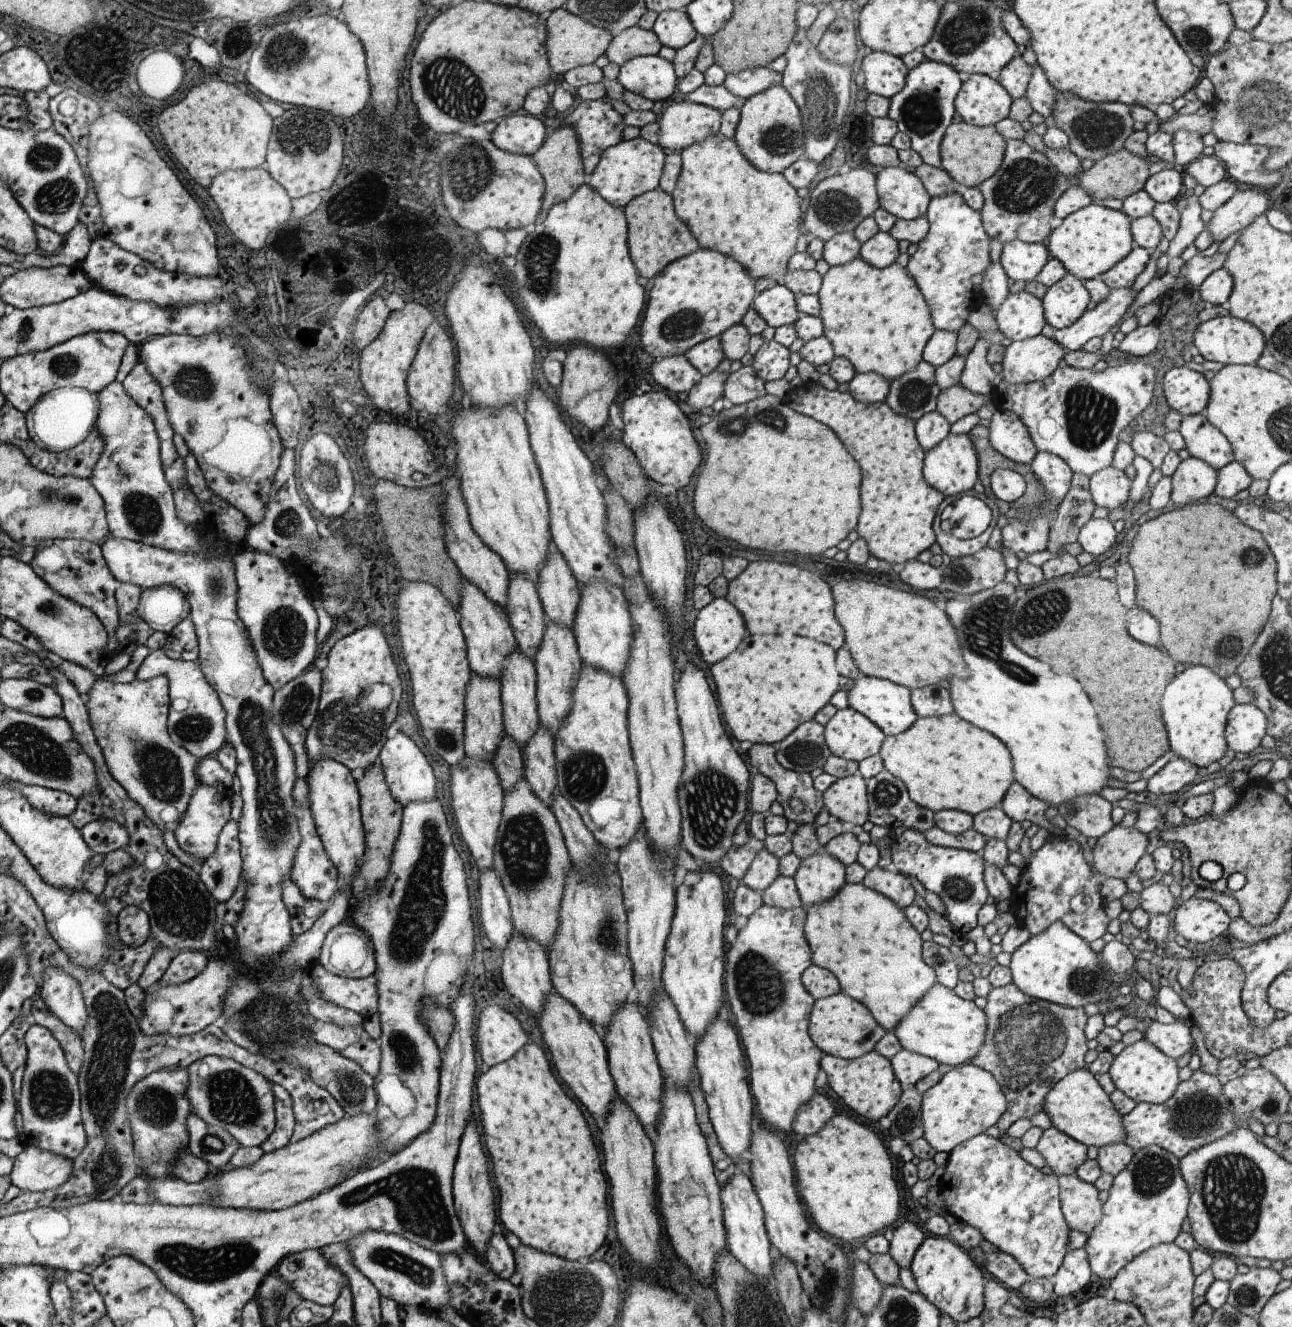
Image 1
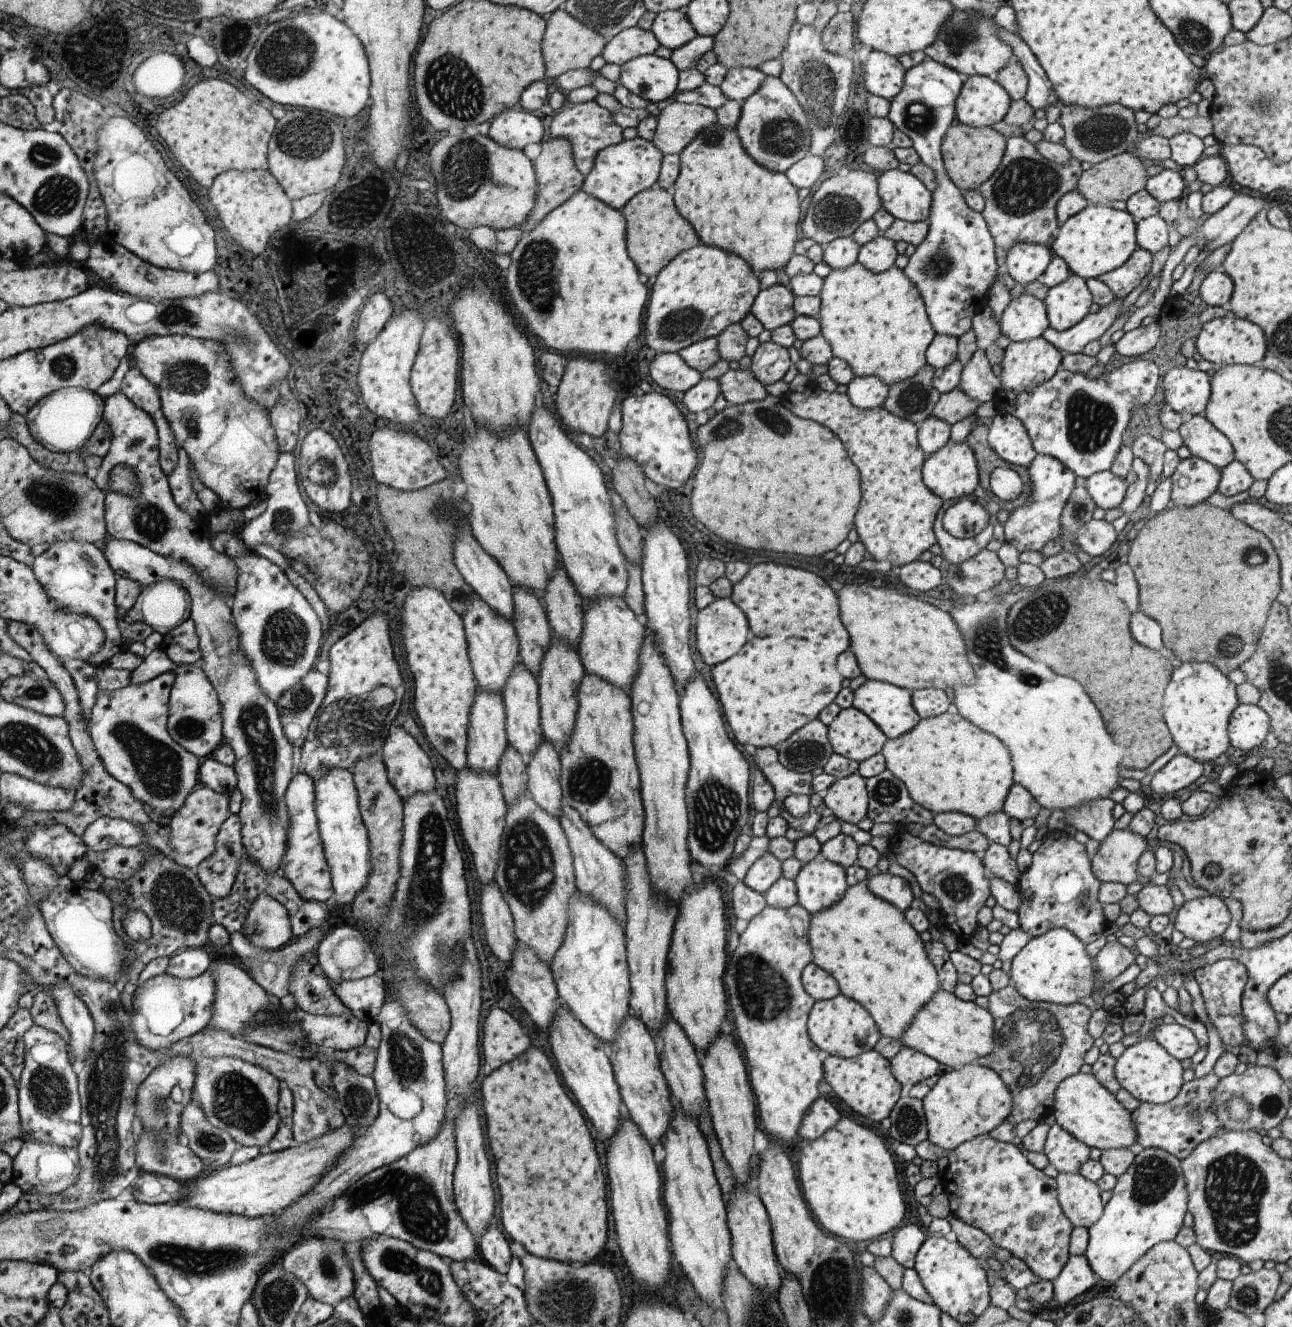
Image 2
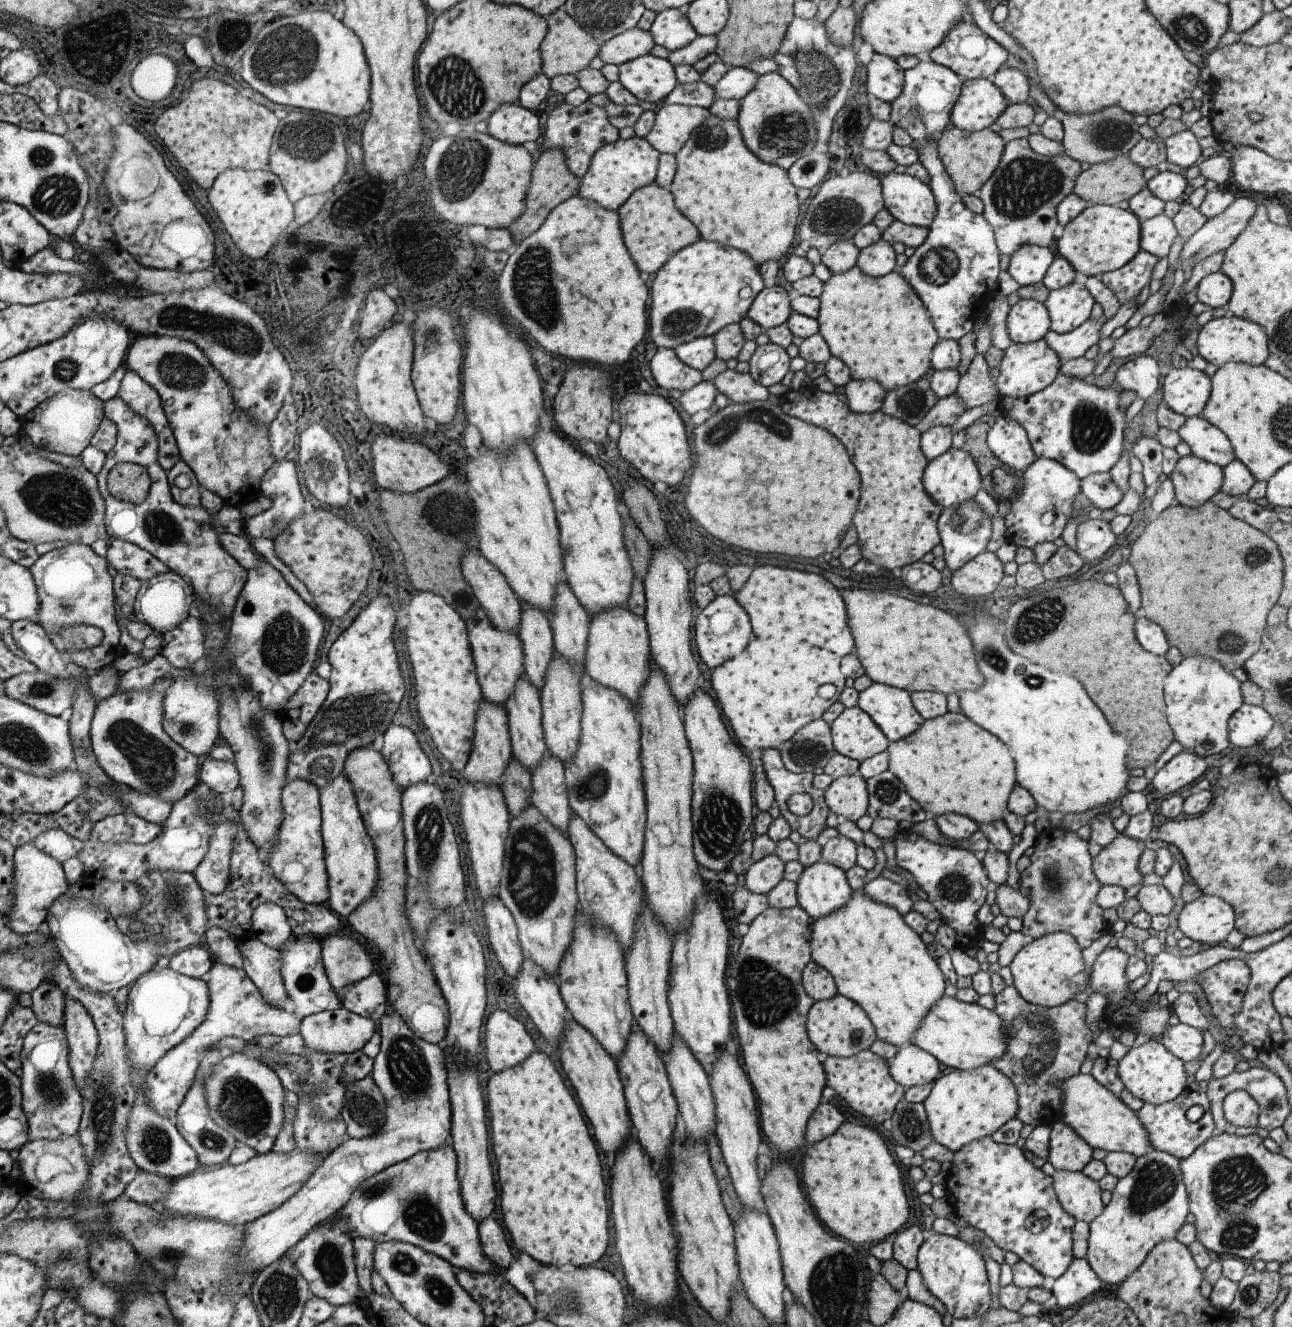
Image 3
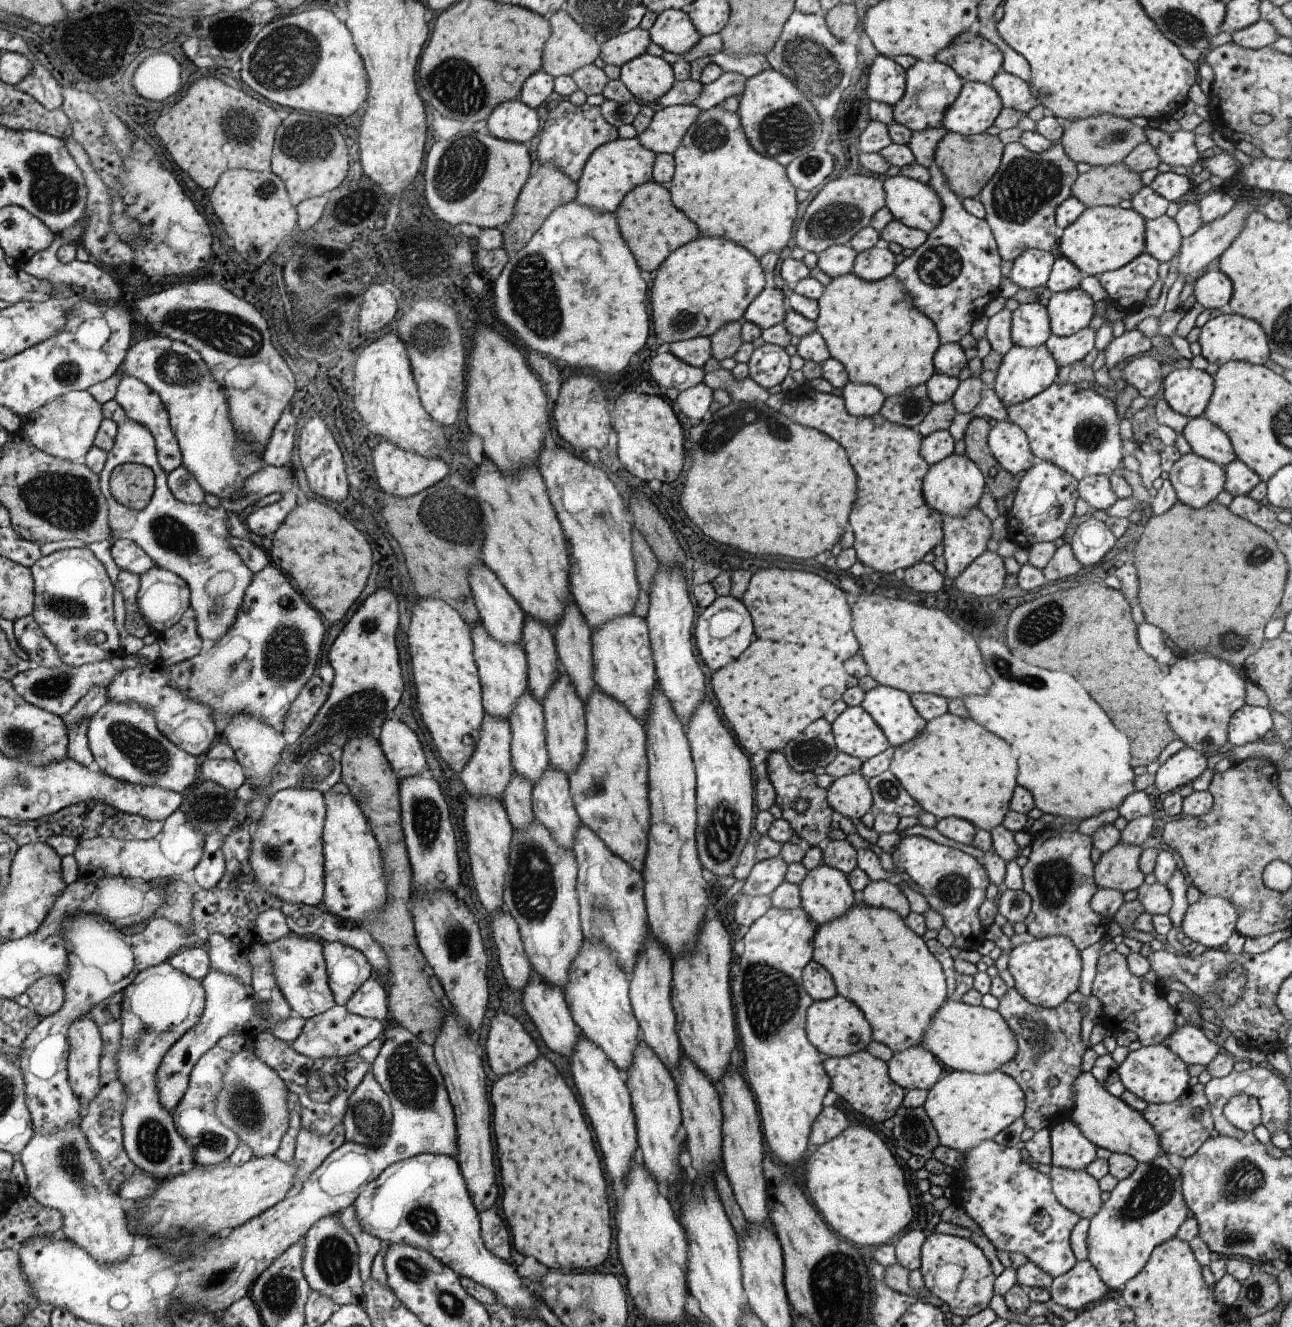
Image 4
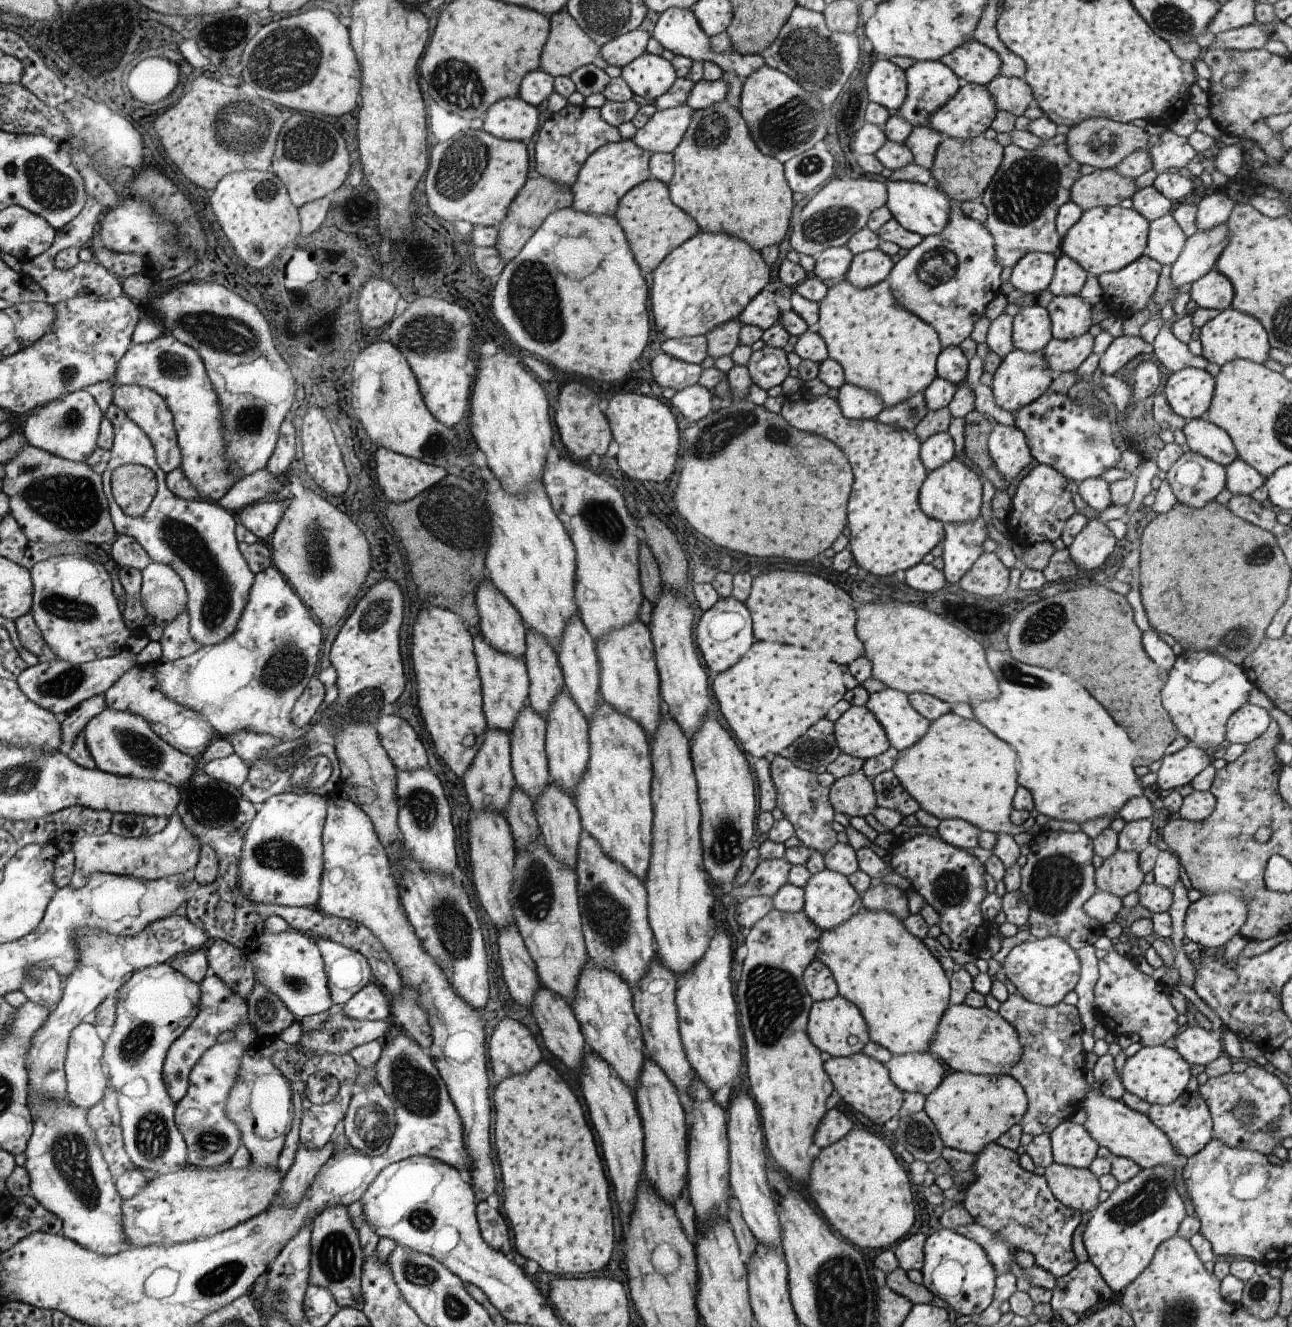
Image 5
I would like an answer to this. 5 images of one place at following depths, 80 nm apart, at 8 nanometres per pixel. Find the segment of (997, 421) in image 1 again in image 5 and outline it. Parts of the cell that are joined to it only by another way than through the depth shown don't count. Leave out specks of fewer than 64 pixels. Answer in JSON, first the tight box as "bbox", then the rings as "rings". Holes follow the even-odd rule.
{"bbox":[987,424,1032,484],"rings":[[[997,424],[988,437],[987,445],[989,456],[1009,484],[1032,462],[1025,434],[1015,425]]]}

